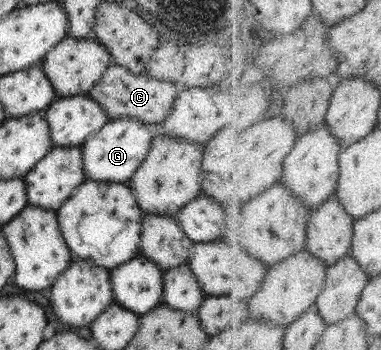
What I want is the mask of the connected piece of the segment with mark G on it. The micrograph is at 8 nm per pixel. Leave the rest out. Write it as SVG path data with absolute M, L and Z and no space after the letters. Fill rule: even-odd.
M135 118L108 120L80 146L85 180L125 184L148 153L152 135L152 127Z

